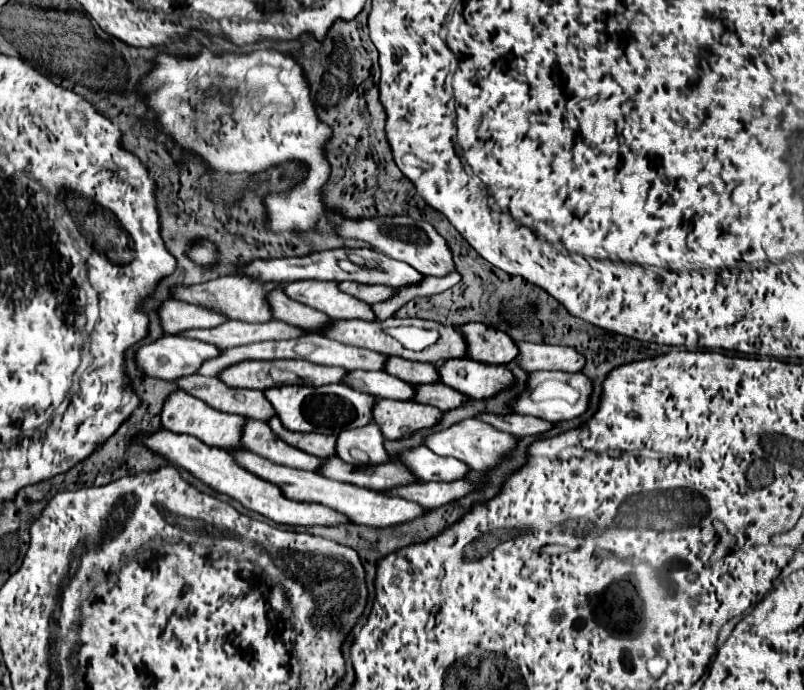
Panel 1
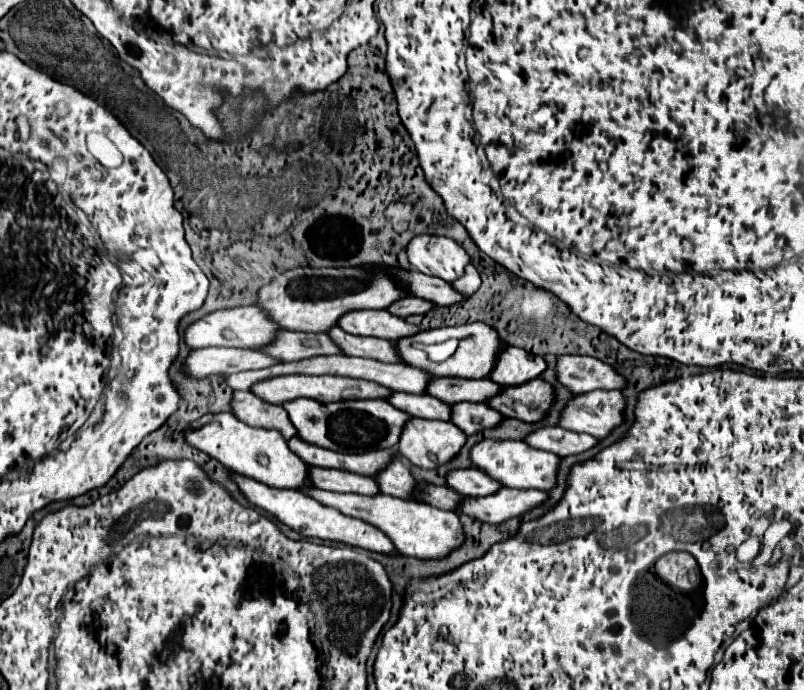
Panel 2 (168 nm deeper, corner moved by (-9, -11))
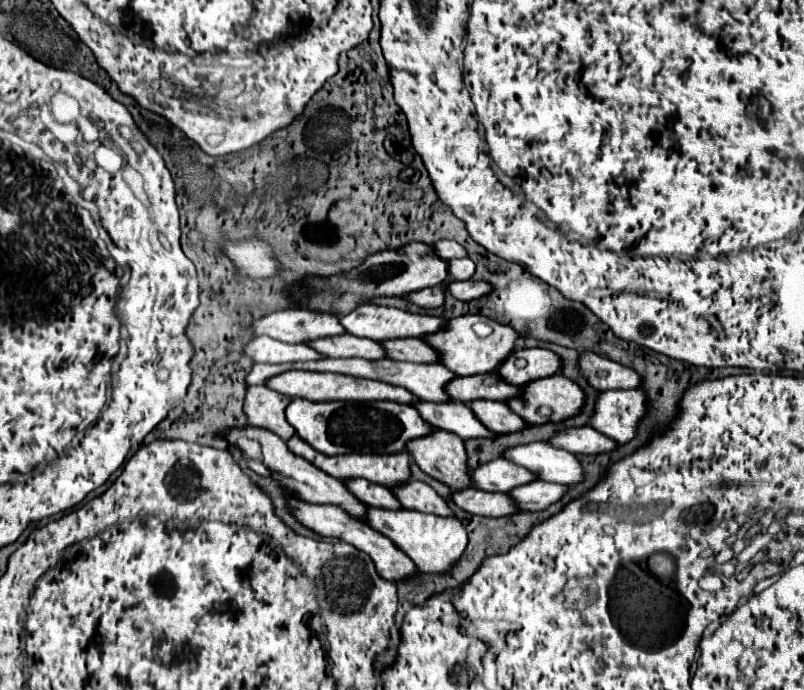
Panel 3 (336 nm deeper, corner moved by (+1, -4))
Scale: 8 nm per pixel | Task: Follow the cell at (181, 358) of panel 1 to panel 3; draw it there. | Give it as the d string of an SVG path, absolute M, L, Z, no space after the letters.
M255 337L247 347L245 353L249 357L253 357L255 363L293 363L293 361L317 361L317 359L325 359L325 355L321 355L319 351L315 351L313 347L305 345L305 343L283 343L271 337Z

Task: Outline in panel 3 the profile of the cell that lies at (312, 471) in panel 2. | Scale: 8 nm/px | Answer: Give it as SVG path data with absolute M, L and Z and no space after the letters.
M365 479L359 481L347 481L345 483L349 487L349 491L357 497L361 497L361 501L365 501L369 507L379 507L379 509L403 509L401 503L397 501L397 497L389 491L383 489L379 485L373 485Z

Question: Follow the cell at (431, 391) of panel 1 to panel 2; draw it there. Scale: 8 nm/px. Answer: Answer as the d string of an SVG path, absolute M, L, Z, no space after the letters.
M459 402L451 406L451 422L465 434L493 428L493 424L499 424L499 420L503 420L503 416L493 408L487 408L485 402Z

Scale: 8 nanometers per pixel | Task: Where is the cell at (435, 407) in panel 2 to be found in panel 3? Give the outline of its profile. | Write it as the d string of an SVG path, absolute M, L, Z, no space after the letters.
M421 401L421 405L413 405L413 407L435 429L445 429L449 433L457 433L463 441L497 437L497 433L489 431L465 403L453 401L453 405L433 405L431 401Z

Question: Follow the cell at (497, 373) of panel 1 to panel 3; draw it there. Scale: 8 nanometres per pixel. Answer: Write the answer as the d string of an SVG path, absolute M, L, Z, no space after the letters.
M553 375L543 381L533 381L525 385L523 395L509 401L509 407L531 425L545 425L545 423L559 423L577 417L583 409L583 403L585 403L585 393L575 381L567 379L565 375Z

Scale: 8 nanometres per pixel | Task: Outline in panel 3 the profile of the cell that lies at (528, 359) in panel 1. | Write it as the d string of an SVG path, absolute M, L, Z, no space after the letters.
M583 353L579 367L581 373L587 377L587 381L599 391L641 387L641 375L635 373L631 367L625 367L611 359L603 359L593 353Z

